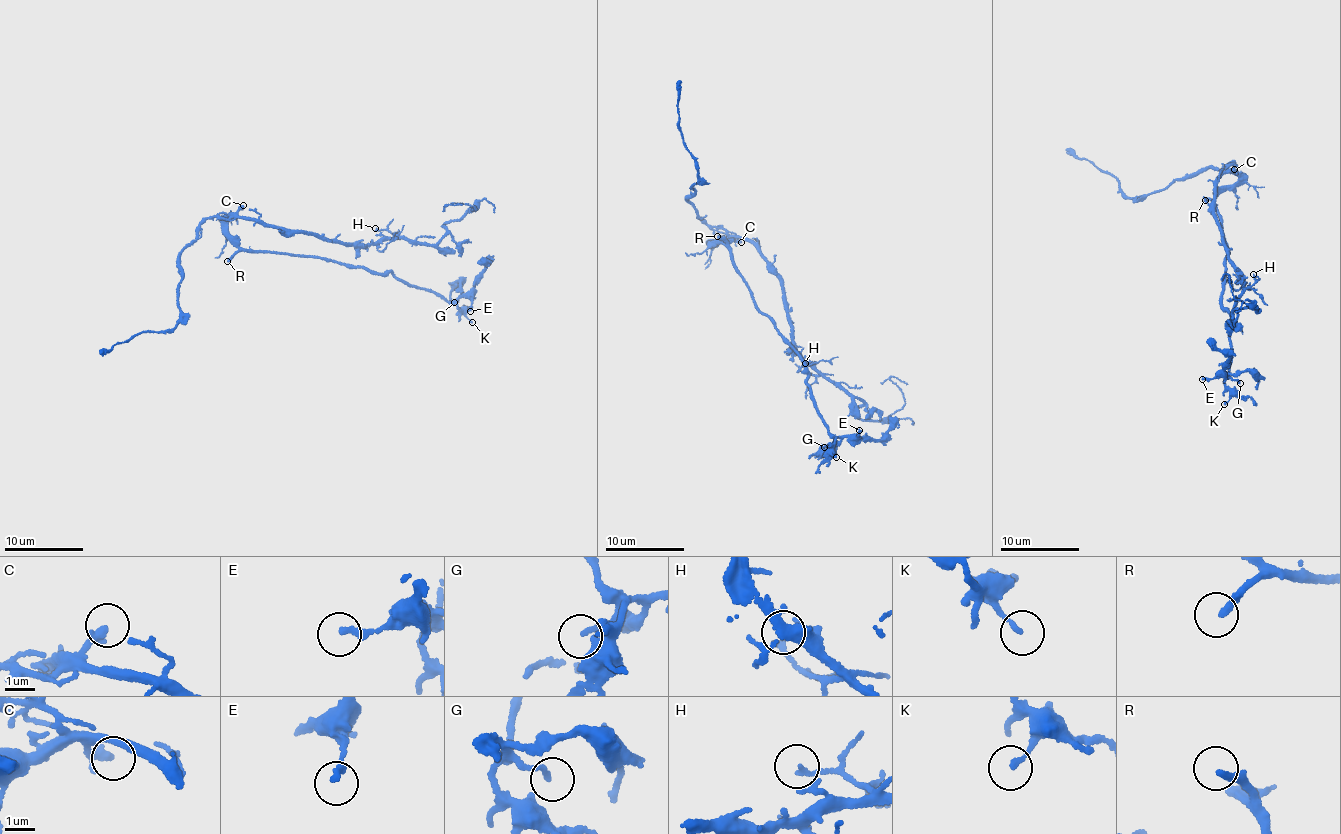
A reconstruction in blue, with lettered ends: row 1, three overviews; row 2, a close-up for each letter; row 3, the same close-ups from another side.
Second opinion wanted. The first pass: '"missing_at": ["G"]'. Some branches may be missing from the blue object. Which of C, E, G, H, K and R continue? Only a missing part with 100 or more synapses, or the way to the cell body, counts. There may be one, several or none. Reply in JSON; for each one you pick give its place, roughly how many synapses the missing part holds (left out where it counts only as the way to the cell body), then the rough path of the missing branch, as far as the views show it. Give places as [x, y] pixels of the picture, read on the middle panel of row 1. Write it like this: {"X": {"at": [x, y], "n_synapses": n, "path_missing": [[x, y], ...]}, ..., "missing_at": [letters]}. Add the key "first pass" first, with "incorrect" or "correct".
{"first pass": "incorrect", "R": {"at": [717, 236], "path_missing": [[717, 236], [670, 240], [665, 234], [657, 234], [636, 221], [642, 219], [641, 222]]}, "missing_at": ["R"]}

